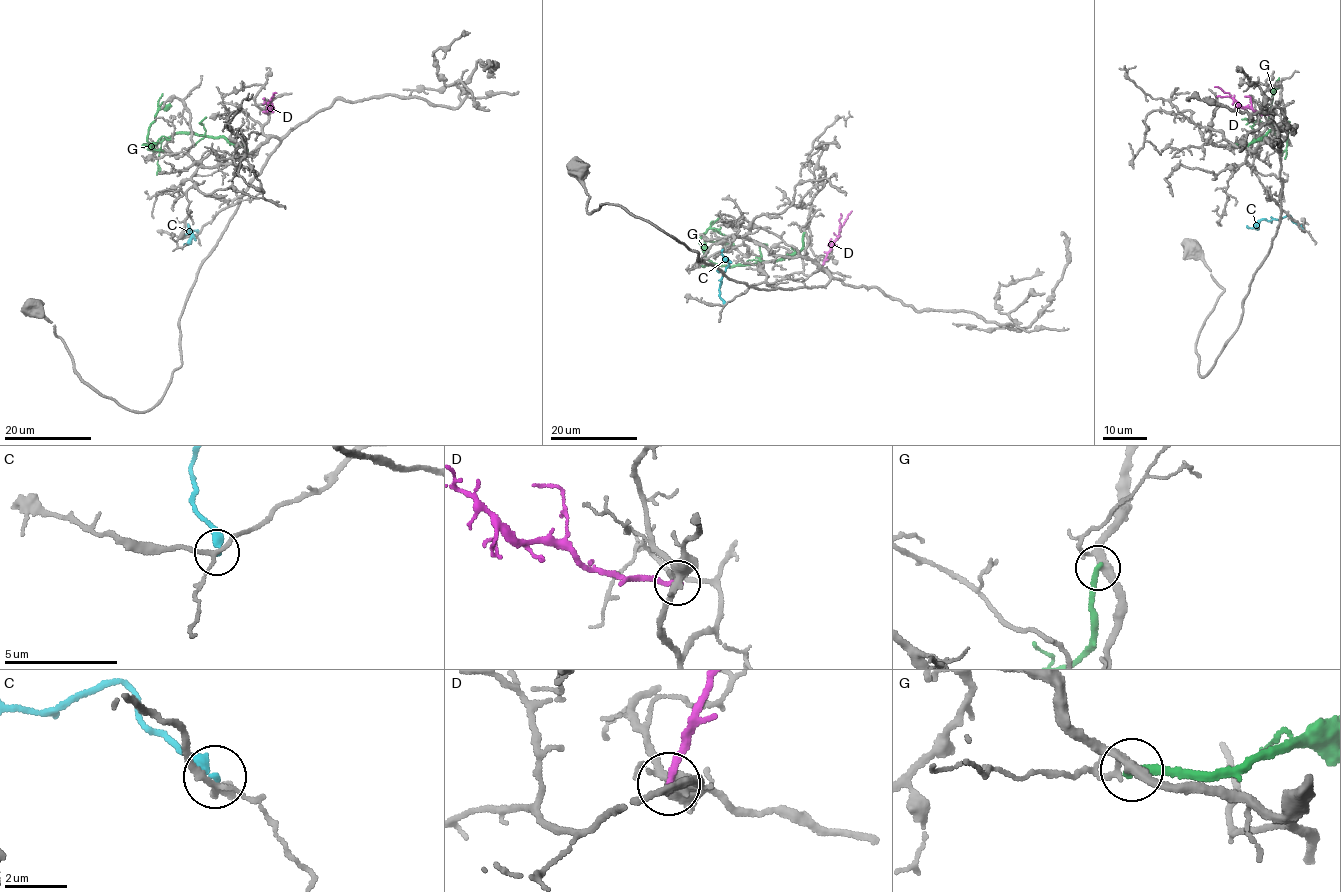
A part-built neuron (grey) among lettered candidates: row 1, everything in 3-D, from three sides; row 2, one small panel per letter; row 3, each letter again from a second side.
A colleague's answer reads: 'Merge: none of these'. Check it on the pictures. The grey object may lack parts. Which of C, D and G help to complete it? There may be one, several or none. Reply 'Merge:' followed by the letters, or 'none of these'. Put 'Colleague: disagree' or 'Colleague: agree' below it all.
Merge: none of these
Colleague: agree

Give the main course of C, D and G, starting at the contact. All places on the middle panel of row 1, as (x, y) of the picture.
C: (724, 305), (719, 289), (728, 263), (723, 256), (723, 249)
D: (821, 268), (826, 253), (852, 211)
G: (803, 233), (802, 248), (778, 260), (727, 266), (716, 265), (706, 257), (706, 240), (726, 246)

